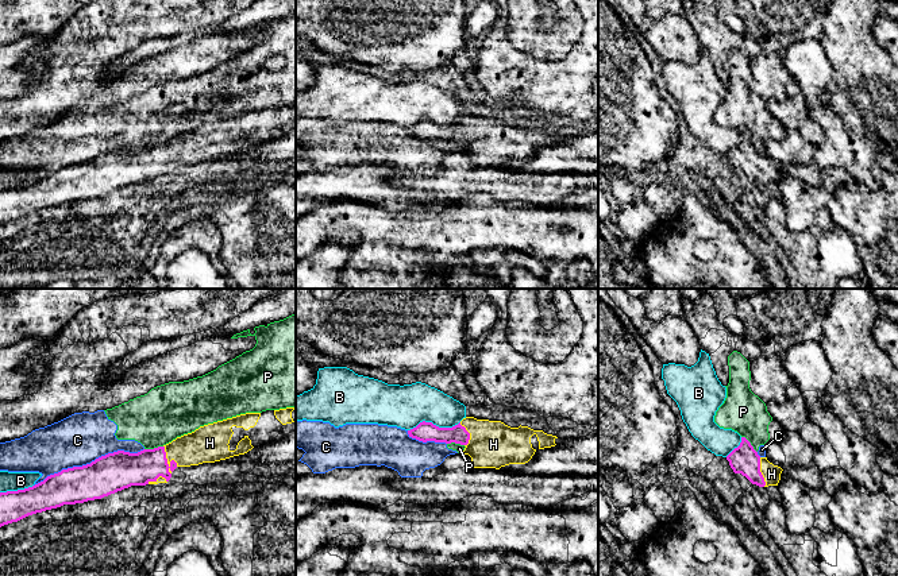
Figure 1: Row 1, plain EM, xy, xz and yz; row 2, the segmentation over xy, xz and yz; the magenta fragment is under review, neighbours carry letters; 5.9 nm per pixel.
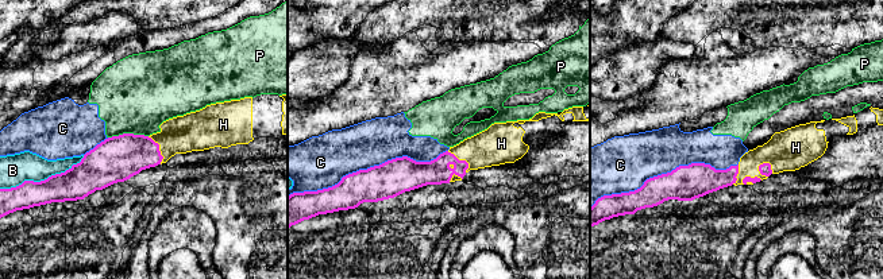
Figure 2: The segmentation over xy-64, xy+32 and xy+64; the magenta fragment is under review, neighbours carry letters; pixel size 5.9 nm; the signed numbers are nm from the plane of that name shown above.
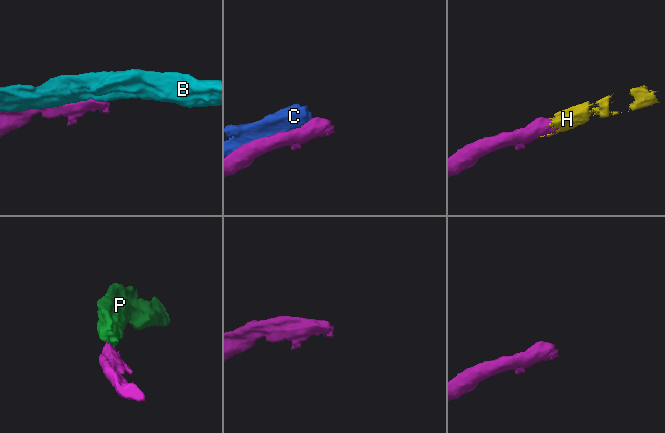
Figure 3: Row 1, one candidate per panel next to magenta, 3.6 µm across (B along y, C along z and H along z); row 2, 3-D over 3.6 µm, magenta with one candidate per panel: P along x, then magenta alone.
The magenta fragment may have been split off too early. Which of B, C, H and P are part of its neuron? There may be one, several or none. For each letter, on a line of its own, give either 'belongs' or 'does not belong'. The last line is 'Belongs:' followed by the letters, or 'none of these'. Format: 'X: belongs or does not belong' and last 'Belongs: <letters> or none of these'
B: does not belong
C: does not belong
H: belongs
P: does not belong
Belongs: H

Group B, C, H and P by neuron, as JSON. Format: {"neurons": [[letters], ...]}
{"neurons": [["B"], ["C", "P"], ["H"]]}

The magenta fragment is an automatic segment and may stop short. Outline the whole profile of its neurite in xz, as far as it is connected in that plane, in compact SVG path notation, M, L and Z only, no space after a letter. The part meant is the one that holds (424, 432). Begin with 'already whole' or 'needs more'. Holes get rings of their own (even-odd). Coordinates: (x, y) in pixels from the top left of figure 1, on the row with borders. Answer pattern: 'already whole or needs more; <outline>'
needs more; M463 418L452 428L439 428L432 422L420 422L408 430L419 441L435 441L465 445L474 468L496 468L528 463L537 449L563 442L556 436L528 426L510 428L501 421Z

